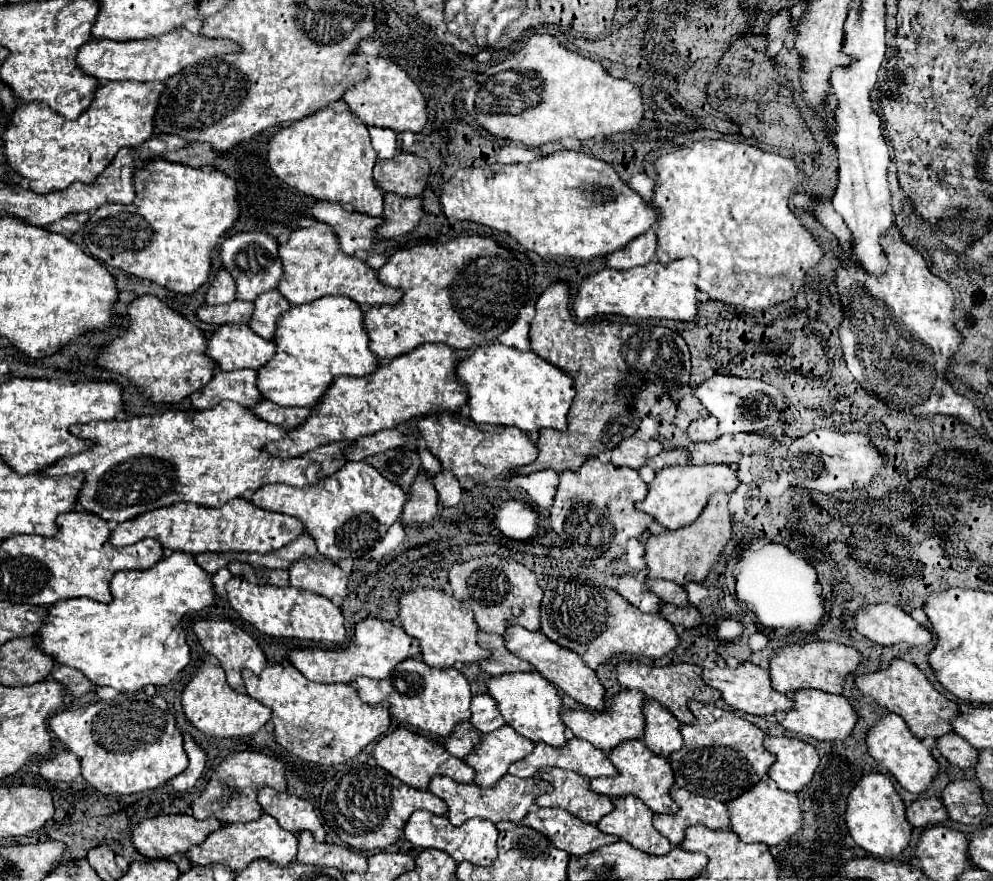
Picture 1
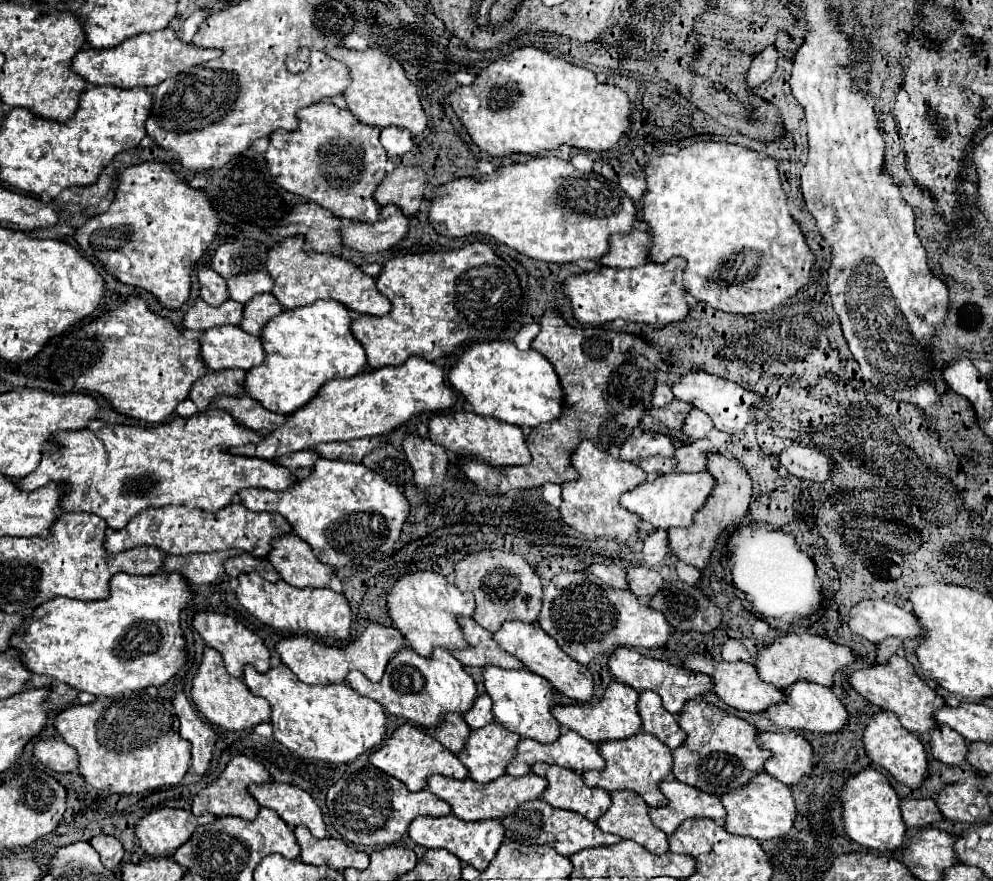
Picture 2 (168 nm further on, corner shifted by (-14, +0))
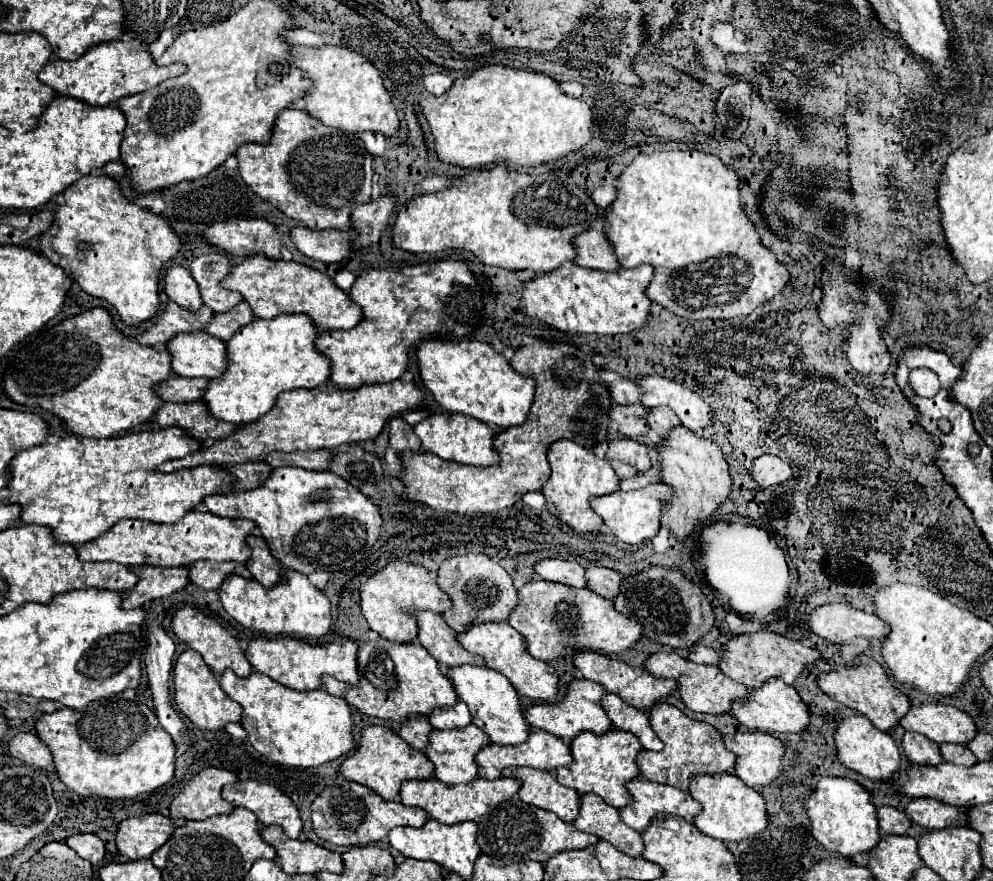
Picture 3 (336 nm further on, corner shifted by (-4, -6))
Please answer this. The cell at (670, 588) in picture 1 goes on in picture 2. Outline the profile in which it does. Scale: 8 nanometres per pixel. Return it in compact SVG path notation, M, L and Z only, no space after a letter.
M631 567L627 569L629 577L629 591L633 595L655 595L665 587L665 579L659 575L657 569L649 567Z

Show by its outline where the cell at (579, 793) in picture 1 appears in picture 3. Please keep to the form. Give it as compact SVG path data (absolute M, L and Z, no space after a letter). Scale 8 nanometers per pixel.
M507 767L503 777L515 777L521 781L519 799L523 803L553 811L561 821L573 823L579 809L579 793L575 789L557 783L551 771L539 771L531 767Z

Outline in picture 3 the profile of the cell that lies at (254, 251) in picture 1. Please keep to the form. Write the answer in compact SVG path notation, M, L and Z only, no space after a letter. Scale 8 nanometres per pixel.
M223 253L201 255L201 257L193 259L189 273L199 287L203 303L209 309L213 309L215 313L229 311L241 301L241 295L237 291L227 291L219 285L219 281L229 273L227 255L223 255Z

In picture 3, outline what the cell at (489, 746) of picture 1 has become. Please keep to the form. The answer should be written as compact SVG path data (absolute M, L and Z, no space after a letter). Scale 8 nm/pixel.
M467 725L465 729L445 729L437 731L433 729L429 733L429 745L425 747L425 755L435 767L435 779L447 783L447 785L457 785L457 783L469 783L477 777L477 763L475 755L479 749L489 745L489 737L475 725Z

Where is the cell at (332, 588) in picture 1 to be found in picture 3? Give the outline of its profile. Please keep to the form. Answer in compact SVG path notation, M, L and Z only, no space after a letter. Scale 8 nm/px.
M249 535L247 543L251 547L251 559L245 563L245 567L263 587L273 587L281 579L283 567L273 559L267 543L259 535Z

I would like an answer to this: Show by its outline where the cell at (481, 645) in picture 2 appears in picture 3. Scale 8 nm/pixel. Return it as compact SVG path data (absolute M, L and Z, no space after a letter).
M409 609L407 613L415 615L419 633L419 643L439 661L443 667L455 667L455 665L485 665L481 657L471 655L457 643L457 633L443 621L439 613L433 611L421 611L421 609Z

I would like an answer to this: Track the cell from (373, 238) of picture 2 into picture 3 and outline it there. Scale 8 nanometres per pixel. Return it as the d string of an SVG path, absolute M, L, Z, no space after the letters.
M293 227L289 233L293 247L301 251L305 257L323 261L323 263L339 263L353 253L355 233L325 229L313 231L307 227Z

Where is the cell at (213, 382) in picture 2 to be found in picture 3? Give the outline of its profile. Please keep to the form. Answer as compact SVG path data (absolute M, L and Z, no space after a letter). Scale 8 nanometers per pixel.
M169 377L165 383L155 385L155 393L163 401L183 403L183 401L199 401L205 393L209 379L185 379L185 377Z

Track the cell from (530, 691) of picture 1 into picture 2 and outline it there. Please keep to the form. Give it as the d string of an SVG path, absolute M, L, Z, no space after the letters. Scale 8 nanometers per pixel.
M493 665L483 669L483 677L485 689L493 699L493 717L497 723L501 723L509 731L519 733L523 739L535 739L541 743L553 743L553 739L559 739L561 725L551 715L551 709L555 705L555 689L551 689L551 683L547 683L547 679L527 669L507 671Z

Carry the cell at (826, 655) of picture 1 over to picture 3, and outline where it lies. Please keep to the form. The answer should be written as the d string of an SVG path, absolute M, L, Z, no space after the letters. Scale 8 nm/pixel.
M755 631L755 633L741 633L741 635L735 635L733 639L729 639L723 645L723 653L721 653L717 667L721 669L721 673L731 677L733 681L747 685L749 689L757 689L769 677L781 677L785 683L791 685L799 677L799 673L809 663L813 663L817 657L819 657L817 649L805 647L799 641L769 633L769 631Z

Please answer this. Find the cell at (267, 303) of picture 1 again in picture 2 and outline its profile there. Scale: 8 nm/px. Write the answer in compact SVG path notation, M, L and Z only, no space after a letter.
M269 293L255 295L255 299L251 299L245 305L243 321L239 327L251 335L261 335L261 331L269 323L269 319L273 319L281 311L283 311L283 305L279 301L275 301L275 295L269 295Z

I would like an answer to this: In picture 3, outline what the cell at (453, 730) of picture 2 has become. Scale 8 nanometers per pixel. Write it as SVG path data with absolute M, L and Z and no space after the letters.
M409 717L409 721L401 723L399 727L399 737L405 739L413 749L423 751L429 743L429 731L433 731L433 727L429 725L427 717Z

